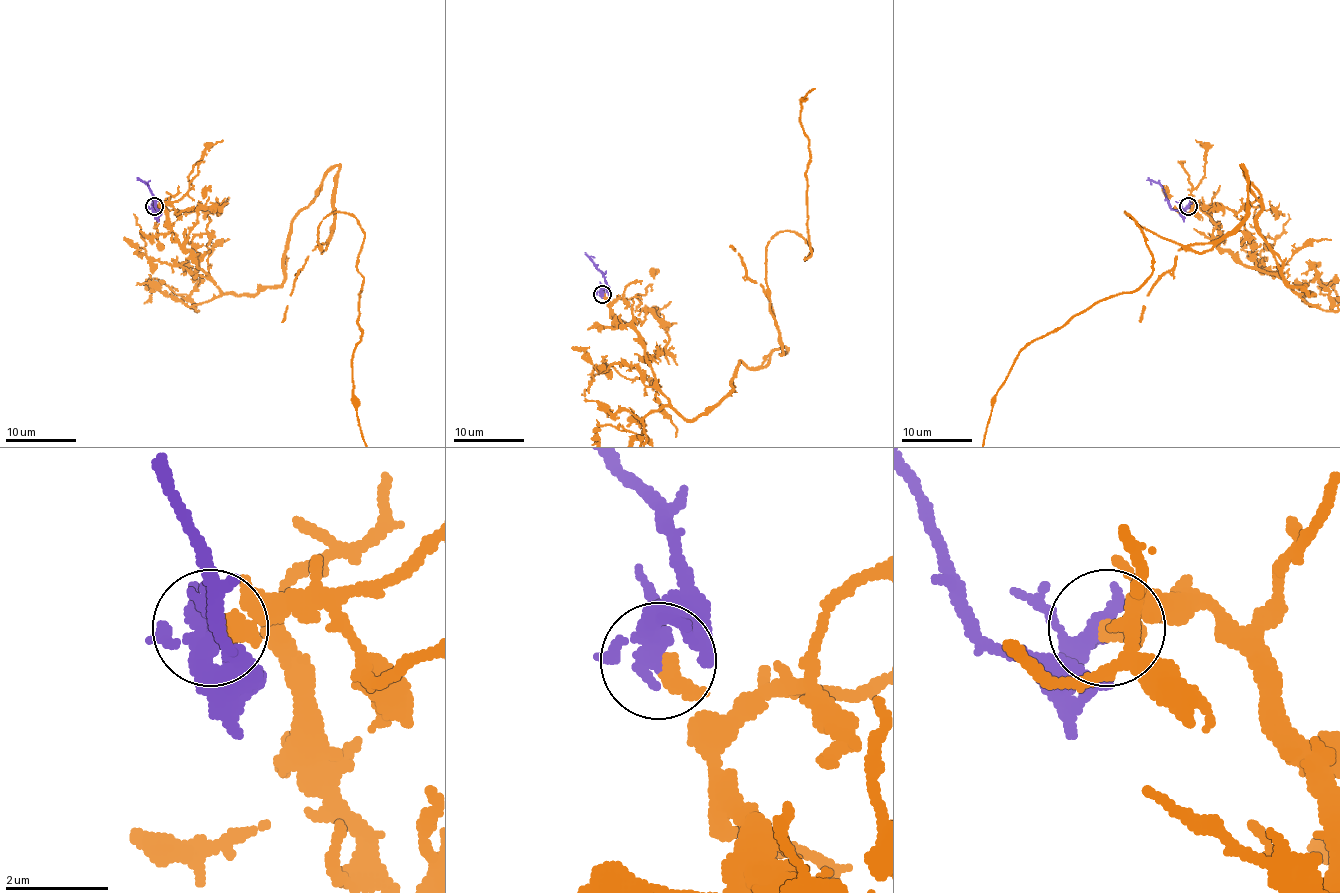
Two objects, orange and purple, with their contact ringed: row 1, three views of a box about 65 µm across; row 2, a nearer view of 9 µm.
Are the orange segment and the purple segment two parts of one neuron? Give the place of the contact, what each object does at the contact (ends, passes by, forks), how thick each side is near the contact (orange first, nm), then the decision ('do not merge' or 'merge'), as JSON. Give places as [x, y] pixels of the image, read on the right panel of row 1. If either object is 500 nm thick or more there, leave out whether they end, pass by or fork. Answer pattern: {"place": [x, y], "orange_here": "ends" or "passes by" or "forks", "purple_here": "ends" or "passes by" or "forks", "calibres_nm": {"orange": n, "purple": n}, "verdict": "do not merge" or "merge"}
{"place": [1188, 206], "orange_here": "ends", "purple_here": "forks", "calibres_nm": {"orange": 400, "purple": 320}, "verdict": "merge"}

